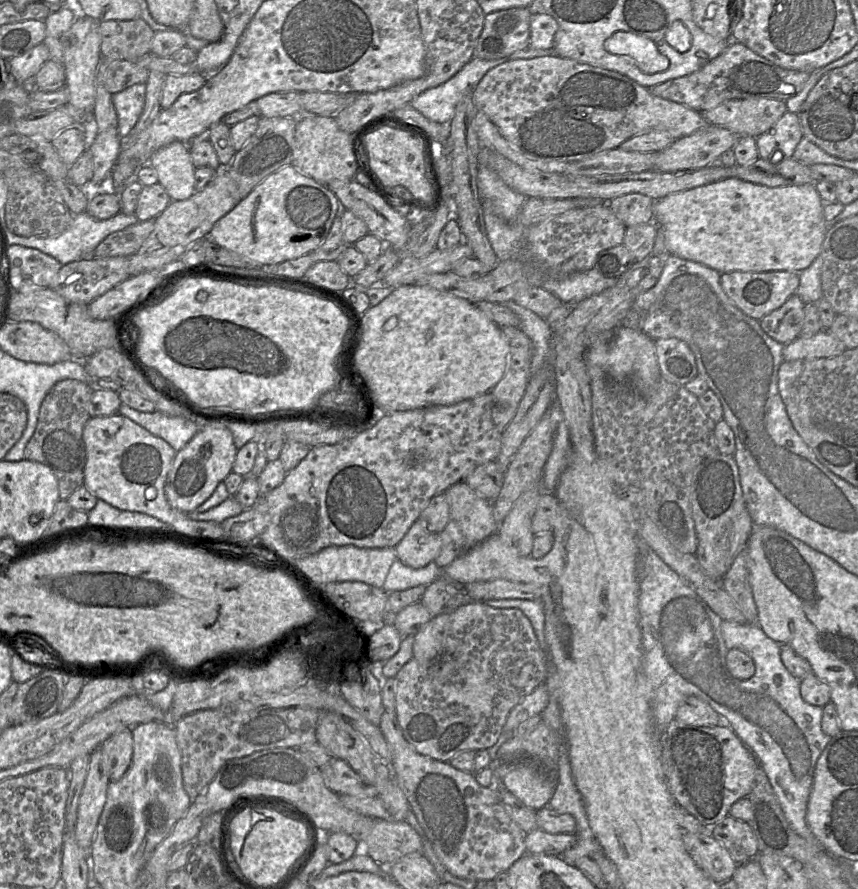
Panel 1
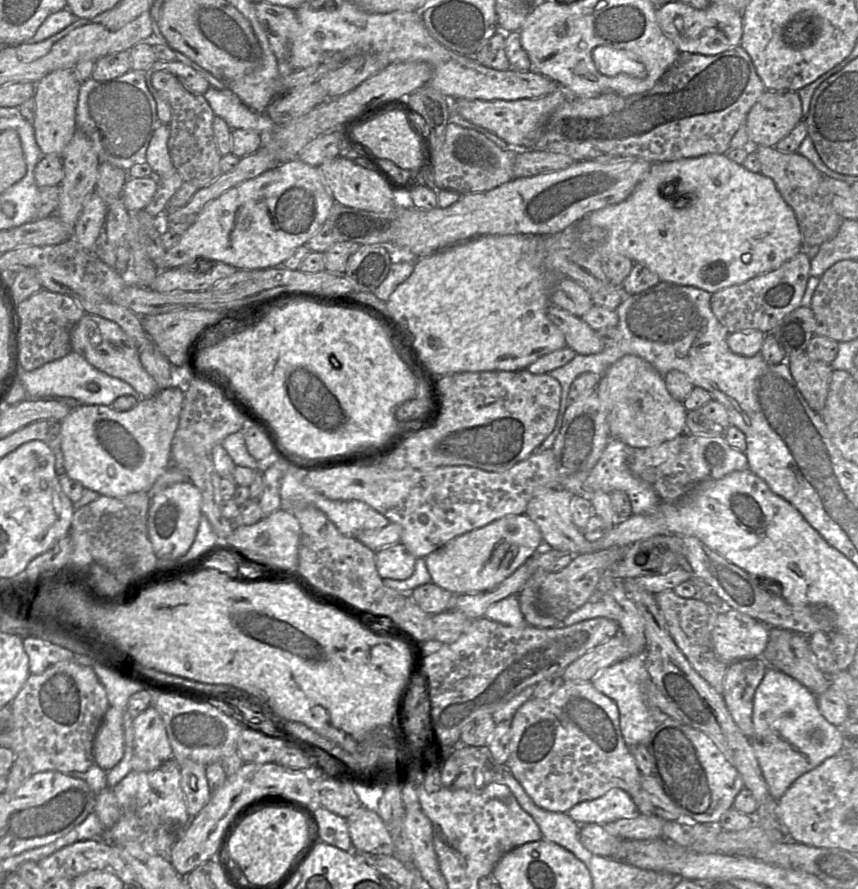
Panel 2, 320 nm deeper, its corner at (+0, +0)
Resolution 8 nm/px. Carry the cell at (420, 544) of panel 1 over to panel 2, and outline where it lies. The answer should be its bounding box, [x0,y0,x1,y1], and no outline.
[374,542,416,580]

